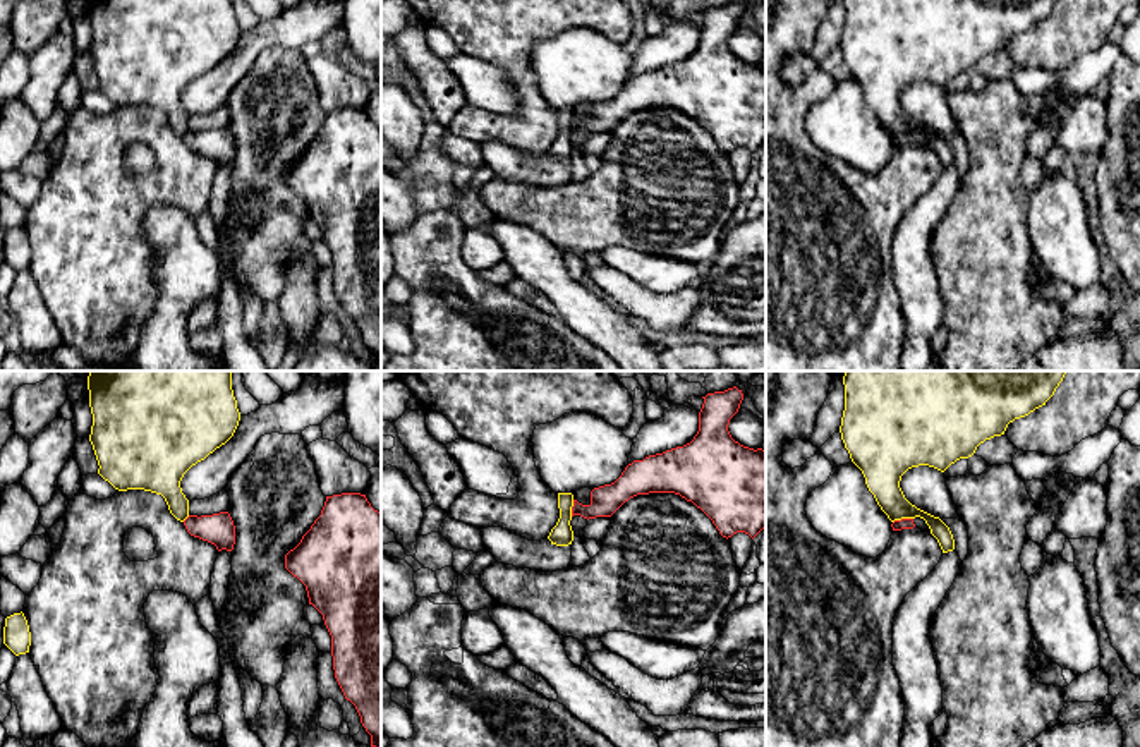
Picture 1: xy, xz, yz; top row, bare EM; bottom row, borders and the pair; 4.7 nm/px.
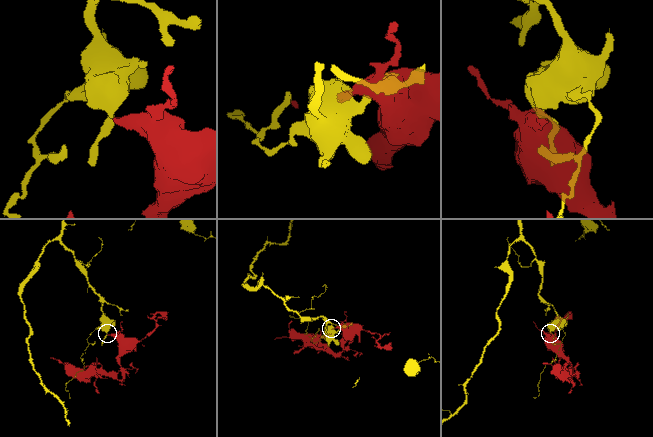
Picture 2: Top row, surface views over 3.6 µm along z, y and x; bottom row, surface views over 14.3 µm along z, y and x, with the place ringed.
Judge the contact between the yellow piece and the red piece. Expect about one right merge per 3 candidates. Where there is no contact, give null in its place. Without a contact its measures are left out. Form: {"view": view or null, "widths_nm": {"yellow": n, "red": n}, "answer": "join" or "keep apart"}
{"view": "yz", "widths_nm": {"yellow": 190, "red": 50}, "answer": "keep apart"}

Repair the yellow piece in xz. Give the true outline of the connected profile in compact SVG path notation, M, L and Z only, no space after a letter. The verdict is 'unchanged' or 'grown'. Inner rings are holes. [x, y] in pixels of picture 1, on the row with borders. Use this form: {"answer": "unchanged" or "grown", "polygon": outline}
{"answer": "unchanged", "polygon": "M558 493L560 519L548 536L551 544L556 544L556 546L572 544L572 541L573 541L573 531L570 525L572 507L573 507L573 495L572 493Z"}

